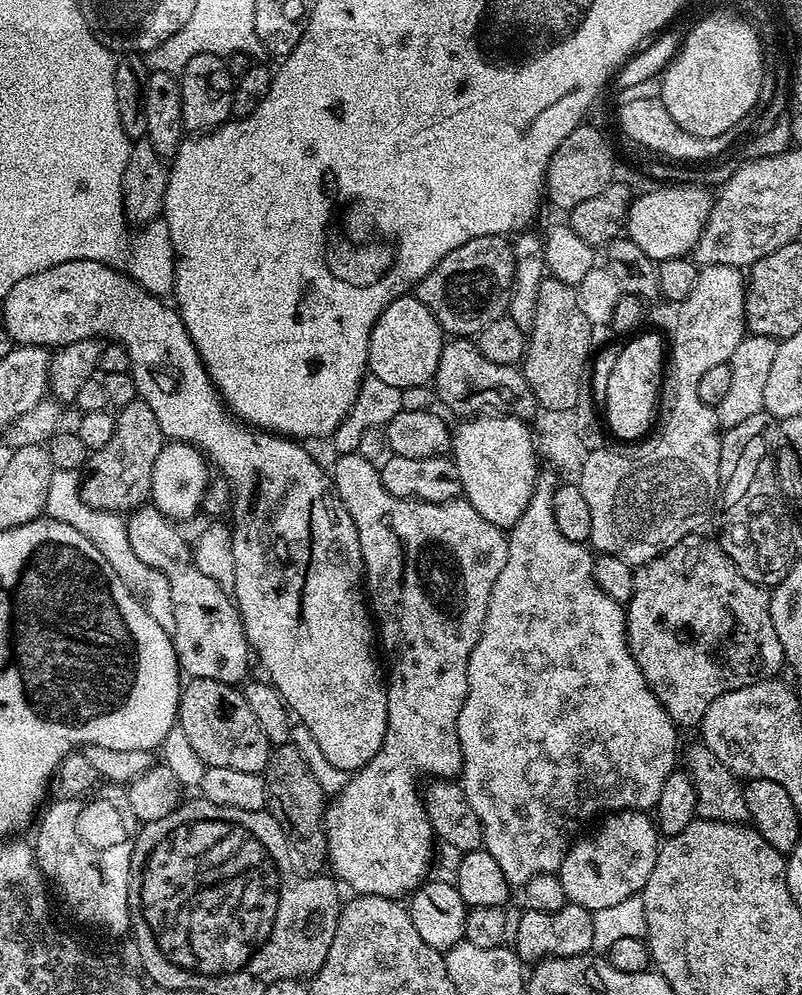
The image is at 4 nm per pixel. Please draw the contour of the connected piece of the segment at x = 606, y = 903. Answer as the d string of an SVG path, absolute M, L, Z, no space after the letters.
M644 810L614 812L605 815L599 824L600 829L597 832L592 832L589 836L581 835L569 847L558 873L567 903L582 906L590 913L607 910L609 906L615 906L625 898L639 896L646 886L646 878L650 878L650 870L654 870L654 862L658 858L658 850L662 843L655 819Z

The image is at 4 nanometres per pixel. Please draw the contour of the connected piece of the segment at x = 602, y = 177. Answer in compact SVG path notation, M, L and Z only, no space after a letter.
M581 122L567 138L554 150L548 163L544 187L546 200L556 208L571 210L582 202L602 194L606 186L613 183L616 172L616 160L612 157L612 148L608 140L596 128L591 128L588 122Z

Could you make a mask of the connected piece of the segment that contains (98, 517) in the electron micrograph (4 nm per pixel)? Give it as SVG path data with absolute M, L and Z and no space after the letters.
M55 469L51 476L50 490L47 494L45 513L51 520L65 522L74 527L83 537L94 546L96 550L113 567L115 574L133 593L140 596L142 602L154 622L161 626L167 634L174 632L174 600L173 590L169 580L156 568L145 566L138 554L130 544L127 521L119 514L110 511L100 511L90 507L81 497L80 482L82 476L78 470L62 471Z

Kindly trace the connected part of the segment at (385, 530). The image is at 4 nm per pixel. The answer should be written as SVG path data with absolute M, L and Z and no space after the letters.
M359 451L355 452L346 452L340 455L337 455L336 460L336 469L331 469L330 475L332 477L332 483L336 485L336 492L340 496L340 501L346 506L346 510L352 516L352 521L356 523L356 529L358 530L358 542L360 543L360 549L362 550L362 558L364 559L364 575L366 577L366 592L370 597L370 612L374 617L375 623L378 625L378 636L382 641L382 648L389 652L392 655L392 669L389 667L386 672L386 683L388 685L388 725L386 726L386 734L382 738L382 746L378 750L378 754L374 754L374 758L370 758L370 762L366 762L366 766L362 769L359 769L349 779L349 782L340 792L335 793L334 801L332 804L327 805L324 818L322 821L322 827L324 830L324 838L326 841L326 860L330 865L332 864L332 869L330 869L331 875L335 877L337 881L345 889L353 888L353 893L356 896L391 896L393 898L404 898L409 894L416 891L421 884L424 883L426 877L429 875L428 867L432 864L432 840L434 841L434 833L432 830L432 822L426 810L424 809L424 802L422 799L422 788L420 784L420 776L428 776L427 778L456 778L463 773L464 770L464 759L462 758L462 746L458 742L458 714L462 710L462 702L466 698L468 693L468 659L470 654L474 650L474 646L478 646L478 638L482 634L482 626L486 622L486 606L490 606L490 590L494 590L494 582L498 582L498 574L502 574L502 566L506 566L506 554L508 553L508 538L505 532L505 529L494 526L490 522L486 522L486 518L482 518L482 514L478 514L478 510L474 510L474 506L470 506L468 501L463 498L457 498L455 500L447 500L441 504L435 504L434 502L426 502L425 500L403 500L398 498L394 494L390 494L390 490L386 490L386 486L382 486L382 478L380 477L380 469L374 463L371 464L366 457L360 456Z

